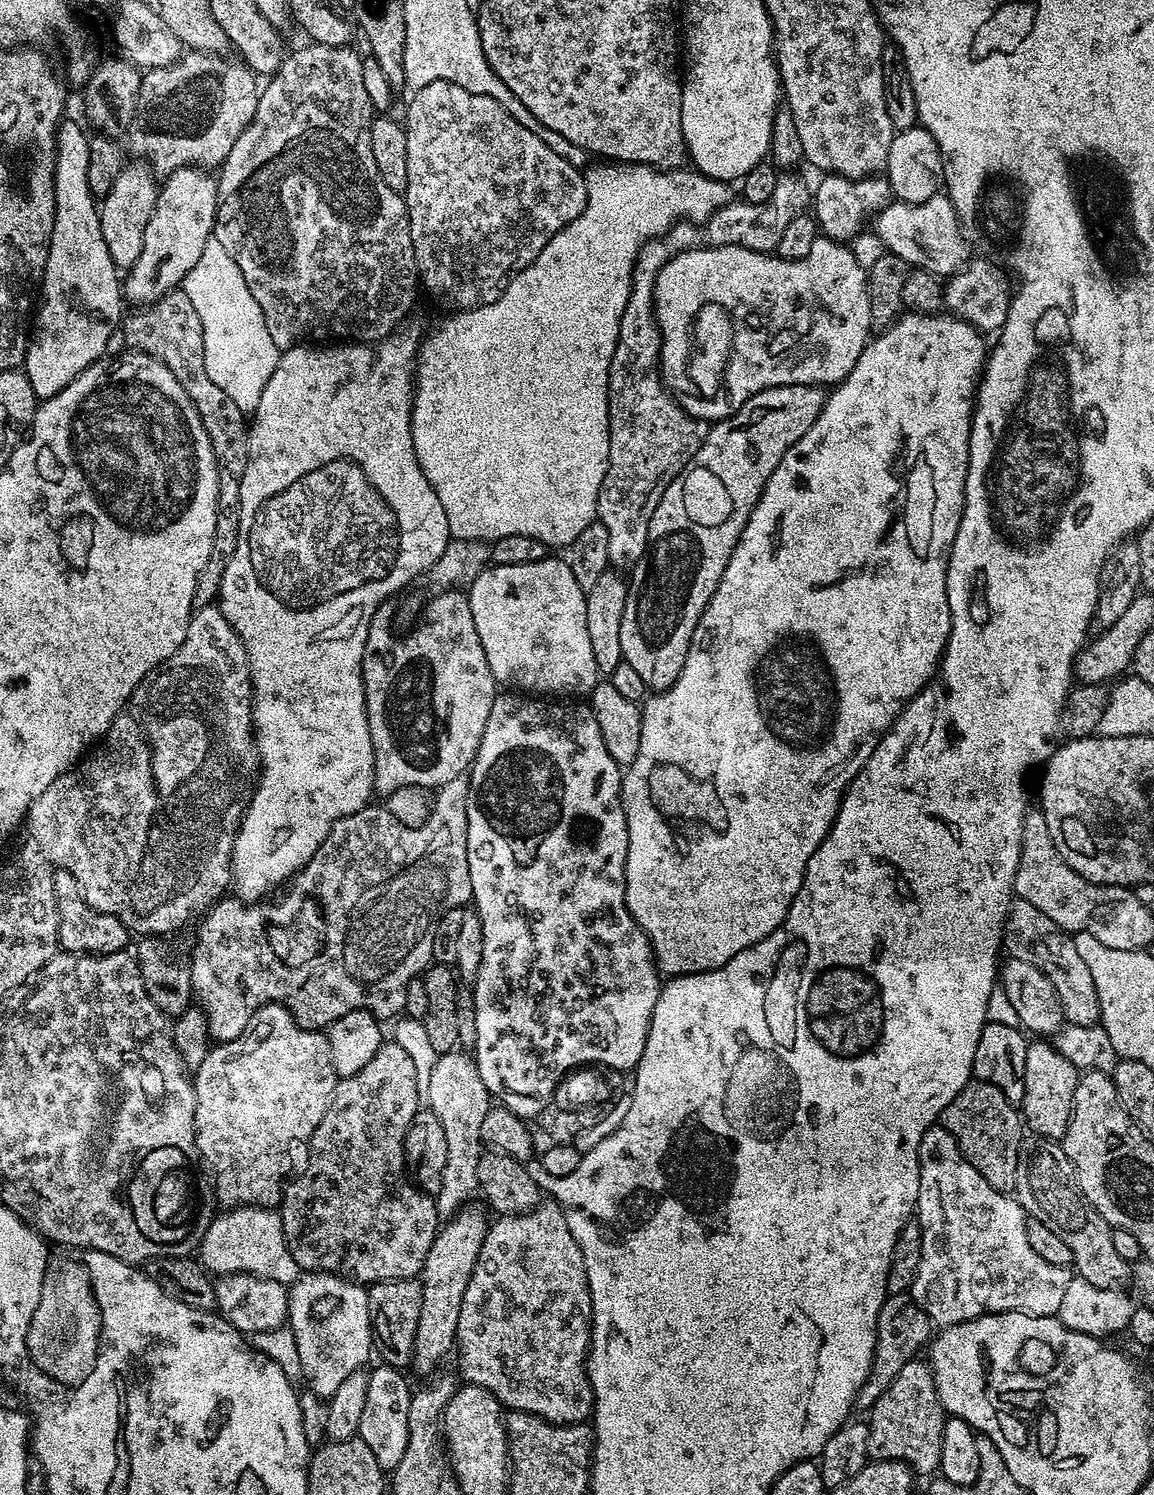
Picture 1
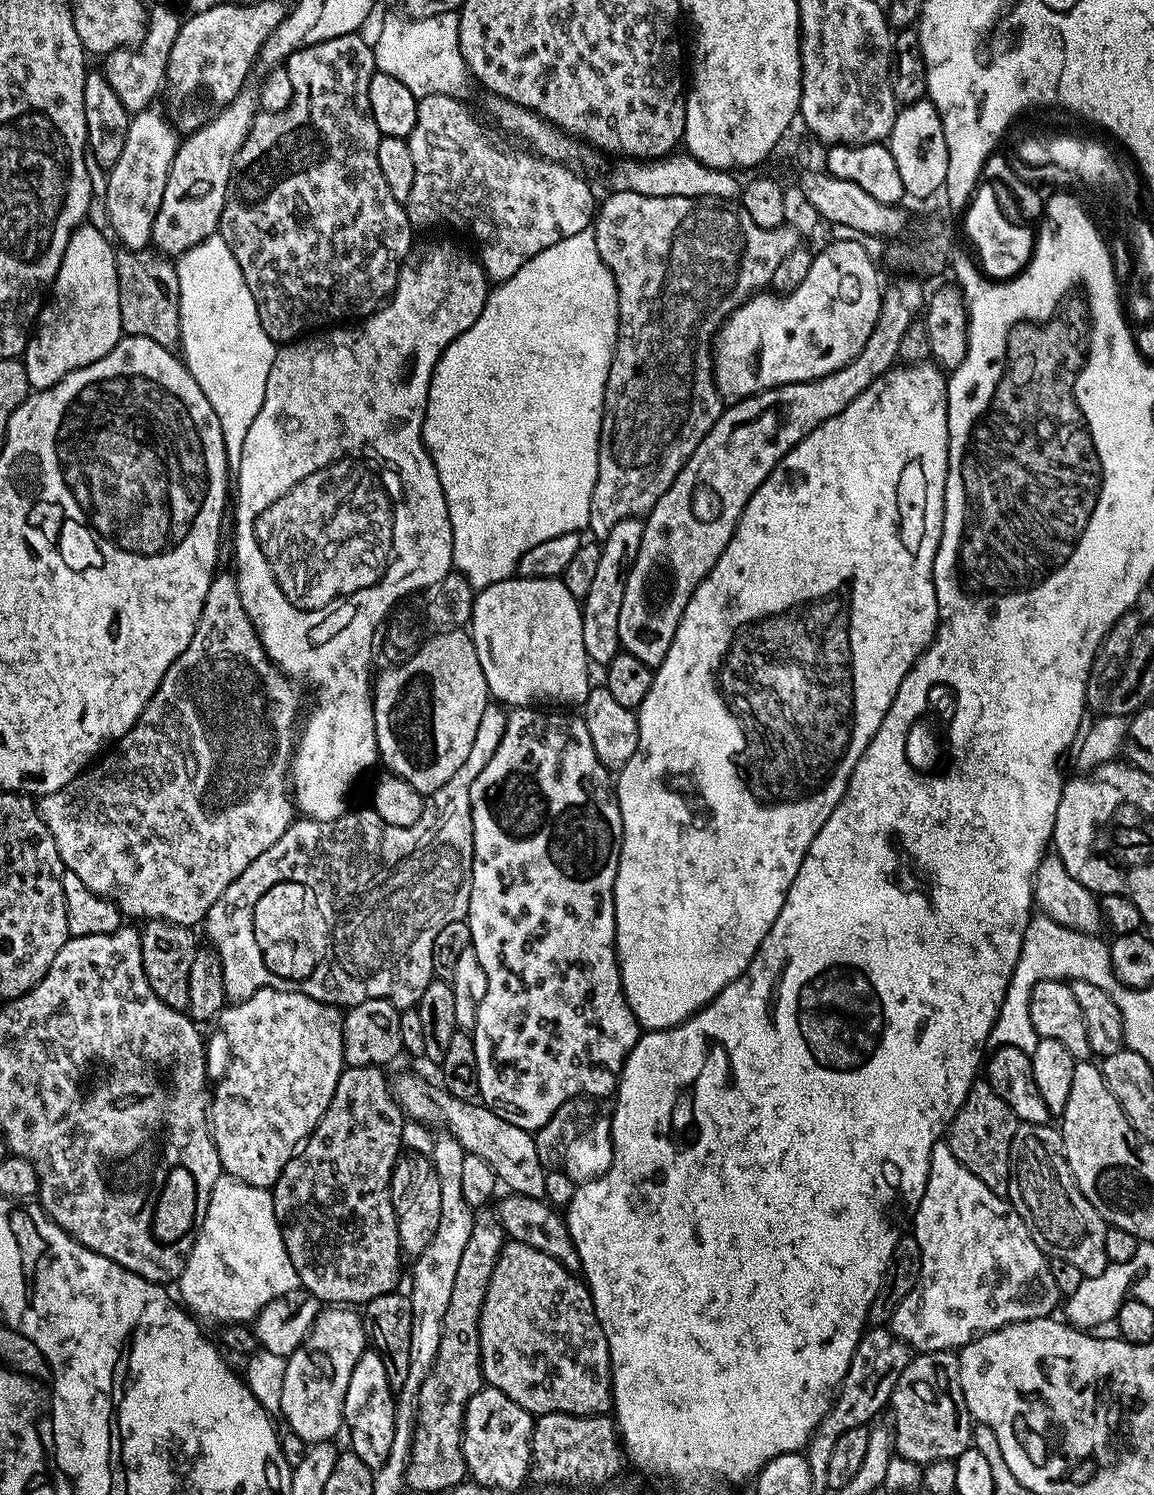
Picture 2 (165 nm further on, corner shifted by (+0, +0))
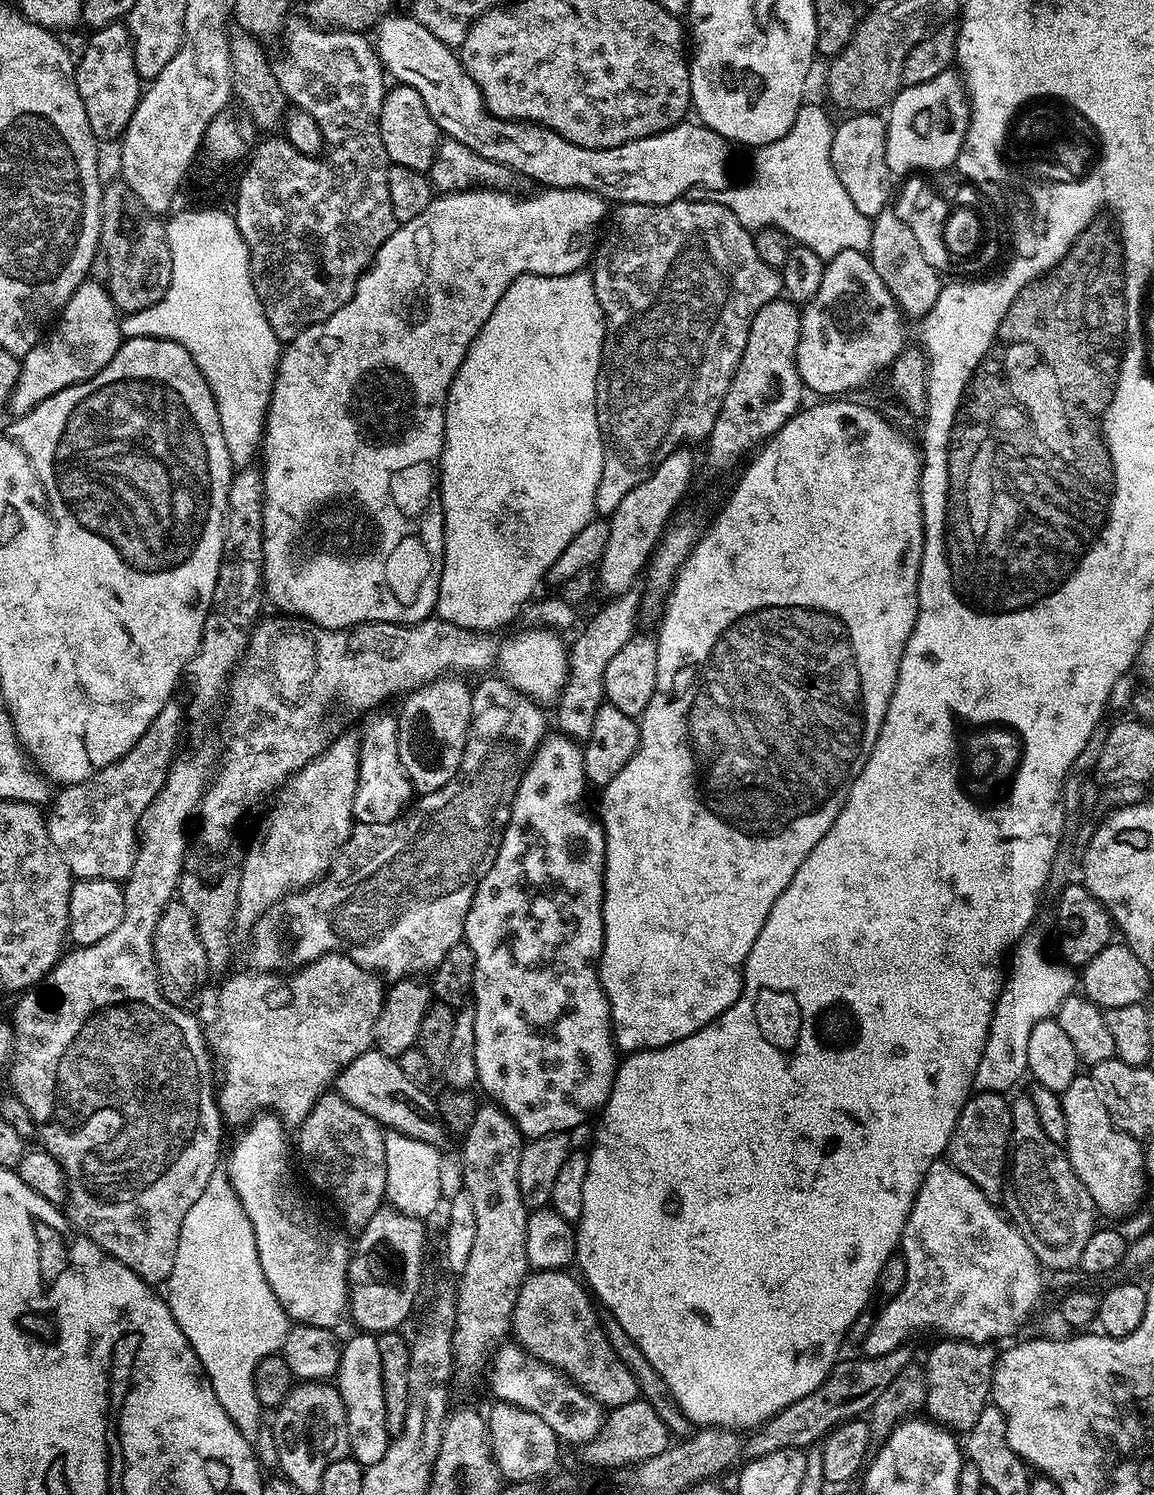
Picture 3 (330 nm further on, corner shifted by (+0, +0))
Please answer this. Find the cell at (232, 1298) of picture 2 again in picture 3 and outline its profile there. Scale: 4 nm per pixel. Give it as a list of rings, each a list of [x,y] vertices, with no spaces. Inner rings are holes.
[[[227,1171],[212,1175],[202,1198],[182,1218],[178,1254],[167,1288],[168,1308],[198,1354],[215,1397],[239,1432],[247,1440],[257,1439],[264,1409],[254,1394],[254,1370],[262,1358],[283,1349],[290,1321],[266,1280],[252,1222]]]

